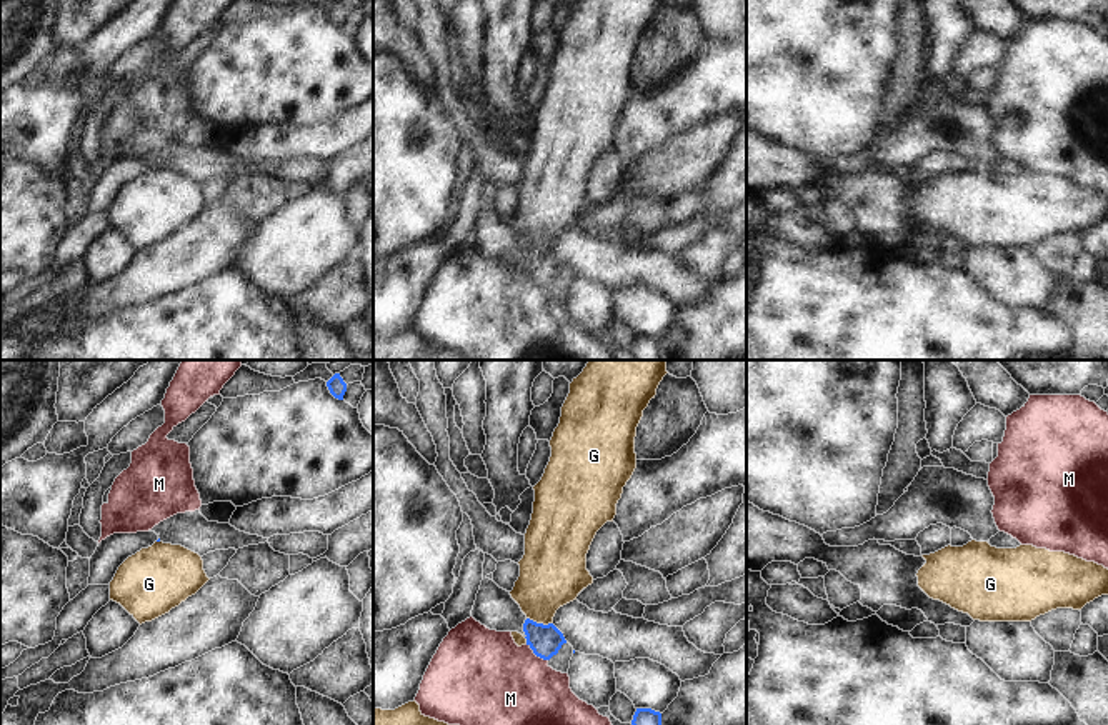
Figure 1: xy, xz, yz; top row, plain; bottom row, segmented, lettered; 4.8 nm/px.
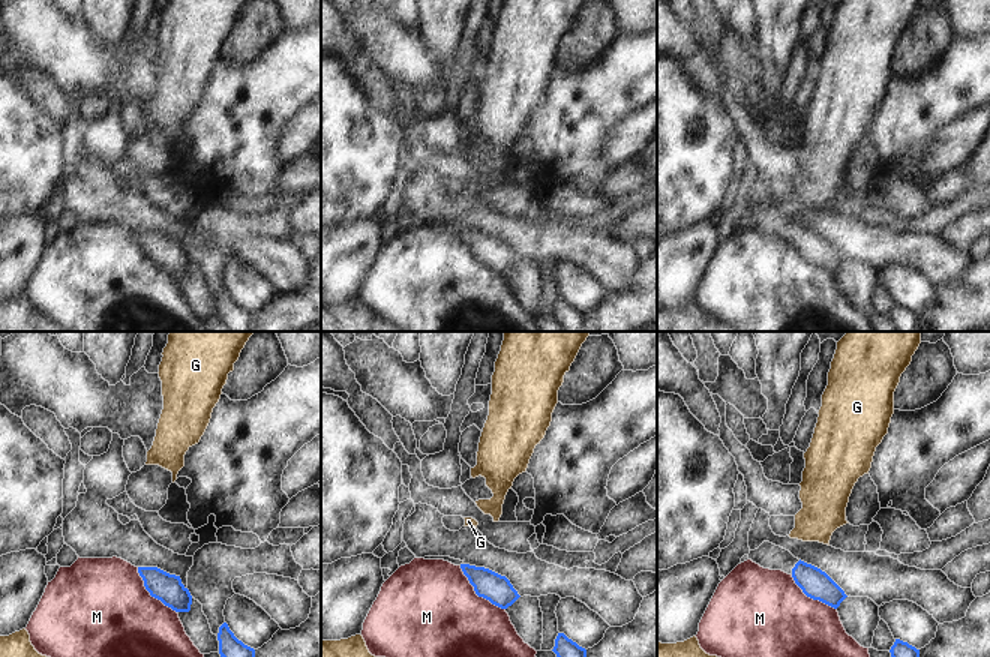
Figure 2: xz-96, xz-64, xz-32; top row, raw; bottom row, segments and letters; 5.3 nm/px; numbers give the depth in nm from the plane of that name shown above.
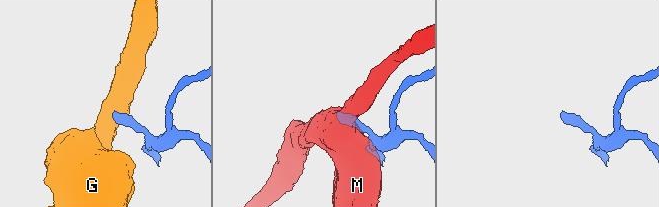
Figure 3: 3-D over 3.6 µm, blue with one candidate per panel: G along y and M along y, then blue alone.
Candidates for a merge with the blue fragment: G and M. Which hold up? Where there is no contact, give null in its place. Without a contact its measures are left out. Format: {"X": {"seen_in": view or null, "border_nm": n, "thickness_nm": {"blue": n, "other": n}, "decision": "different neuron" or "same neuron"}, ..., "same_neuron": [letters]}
{"G": {"seen_in": "xz", "border_nm": 130, "thickness_nm": {"blue": 160, "other": 320}, "decision": "different neuron"}, "M": {"seen_in": "xz", "border_nm": 140, "thickness_nm": {"blue": 160, "other": 480}, "decision": "different neuron"}, "same_neuron": []}

